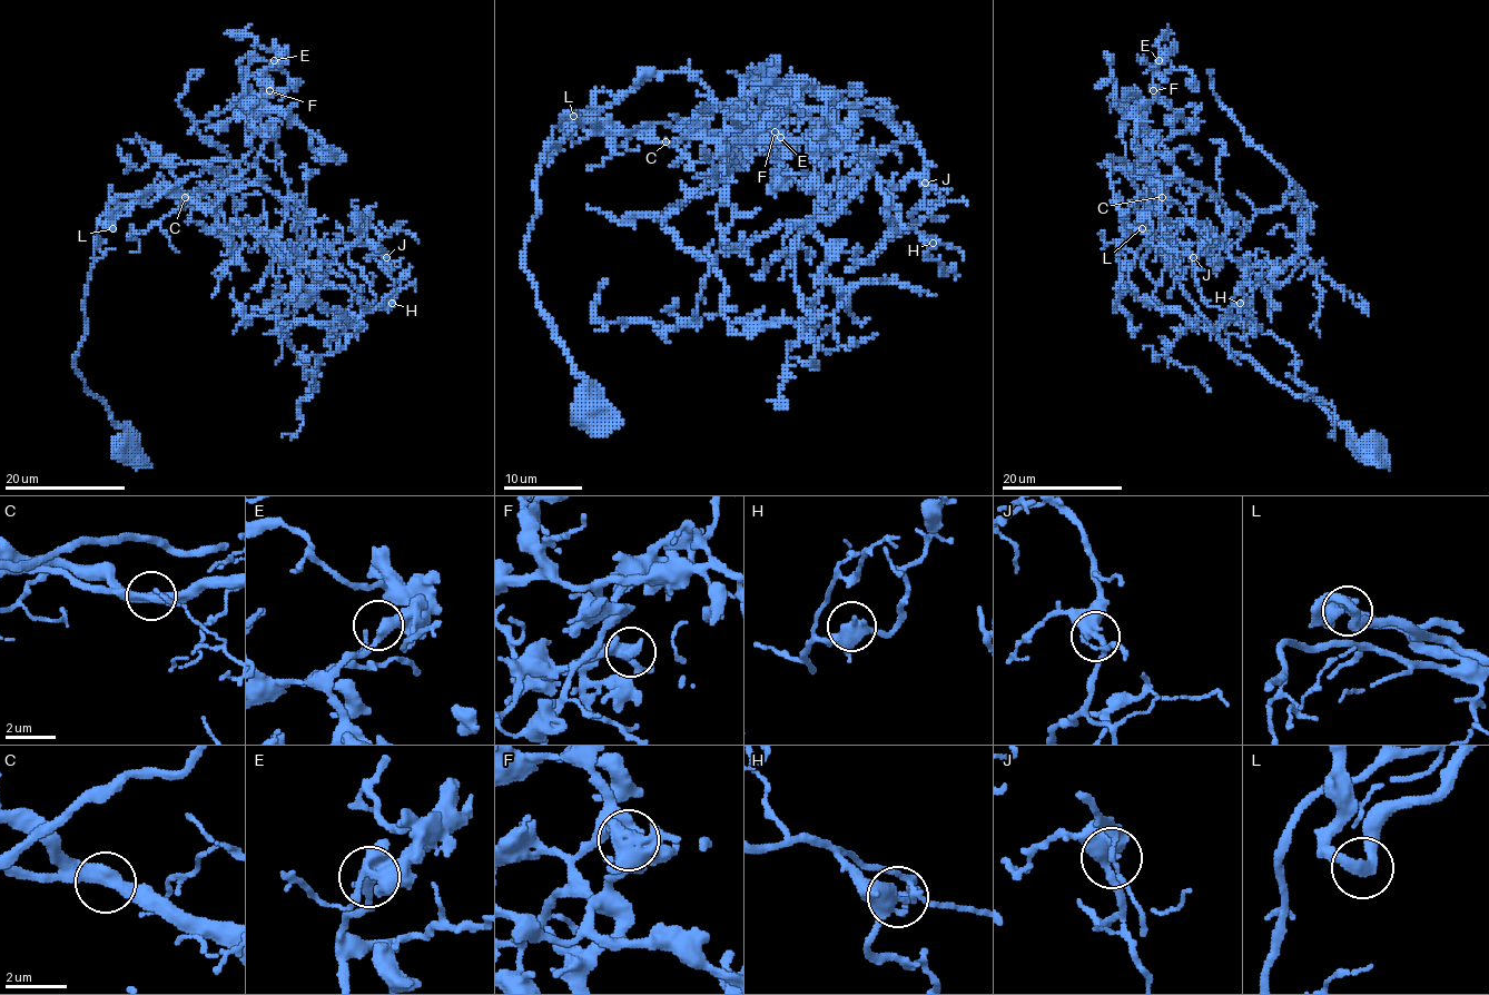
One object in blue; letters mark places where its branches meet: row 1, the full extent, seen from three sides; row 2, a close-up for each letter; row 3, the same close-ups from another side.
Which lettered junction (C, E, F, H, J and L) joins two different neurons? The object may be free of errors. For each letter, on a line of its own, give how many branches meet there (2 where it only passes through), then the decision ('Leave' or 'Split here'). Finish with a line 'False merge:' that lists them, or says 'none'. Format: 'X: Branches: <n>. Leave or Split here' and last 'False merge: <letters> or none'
C: Branches: 2. Leave
E: Branches: 2. Leave
F: Branches: 2. Leave
H: Branches: 2. Leave
J: Branches: 2. Leave
L: Branches: 2. Leave
False merge: none

